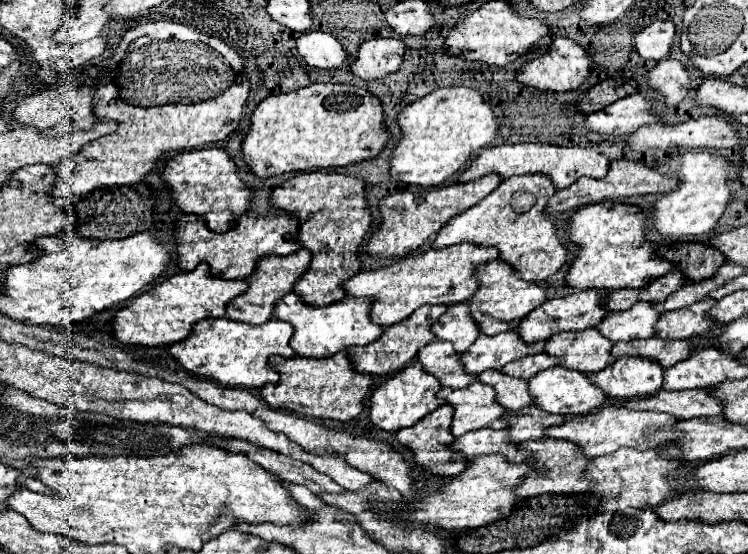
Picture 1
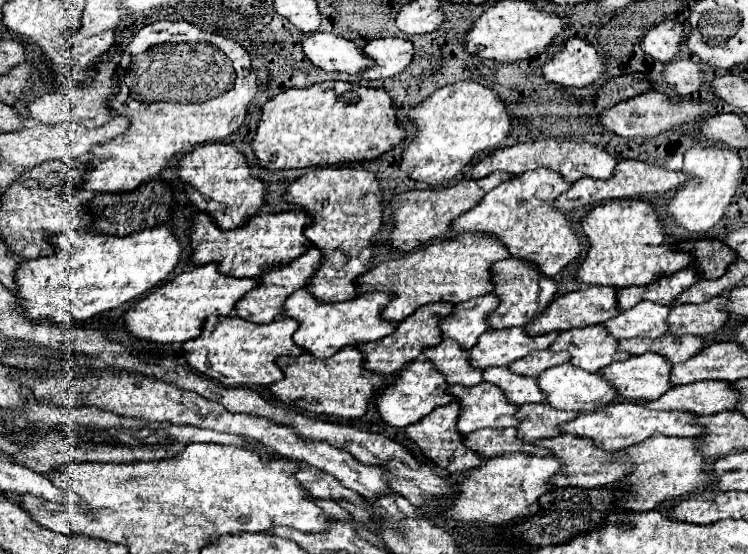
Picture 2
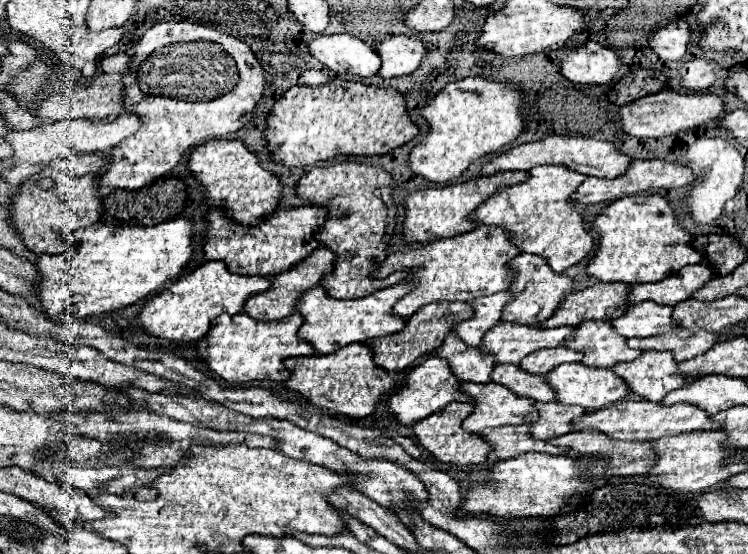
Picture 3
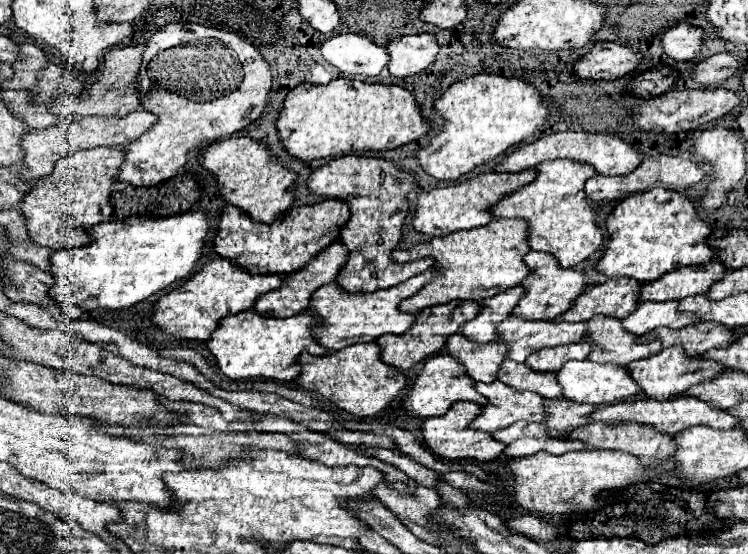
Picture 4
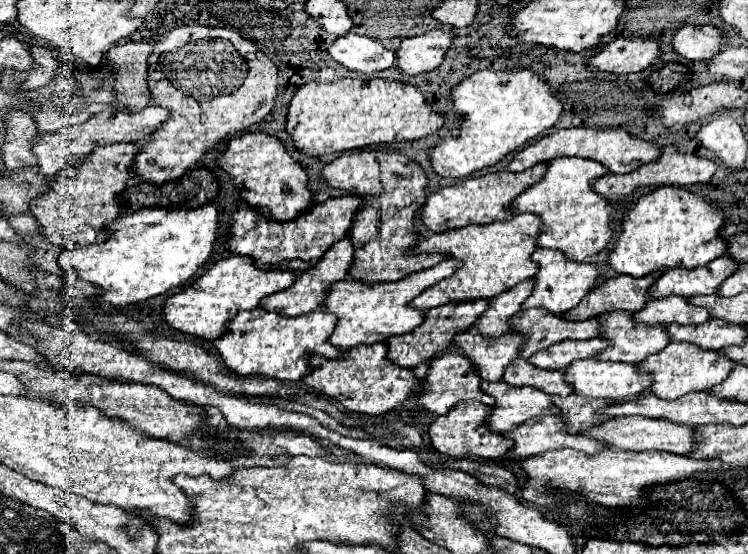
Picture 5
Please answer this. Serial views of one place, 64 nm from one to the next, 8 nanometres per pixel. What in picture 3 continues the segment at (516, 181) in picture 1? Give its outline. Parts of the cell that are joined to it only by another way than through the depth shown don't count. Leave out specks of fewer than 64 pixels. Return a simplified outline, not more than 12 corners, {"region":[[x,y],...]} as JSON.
{"region":[[562,164],[496,192],[472,218],[510,230],[554,272],[594,238],[572,204],[584,174]]}

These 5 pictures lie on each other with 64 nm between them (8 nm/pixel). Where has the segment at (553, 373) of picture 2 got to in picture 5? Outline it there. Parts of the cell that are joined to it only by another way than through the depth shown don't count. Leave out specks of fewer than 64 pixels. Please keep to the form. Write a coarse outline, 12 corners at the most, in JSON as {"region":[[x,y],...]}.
{"region":[[576,360],[566,380],[576,394],[624,400],[646,392],[638,364]]}

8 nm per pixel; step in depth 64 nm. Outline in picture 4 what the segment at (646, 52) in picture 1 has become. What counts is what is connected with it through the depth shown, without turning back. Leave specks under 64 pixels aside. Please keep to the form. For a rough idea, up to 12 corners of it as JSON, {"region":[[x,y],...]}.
{"region":[[682,22],[664,34],[670,58],[690,62],[704,50],[704,30]]}

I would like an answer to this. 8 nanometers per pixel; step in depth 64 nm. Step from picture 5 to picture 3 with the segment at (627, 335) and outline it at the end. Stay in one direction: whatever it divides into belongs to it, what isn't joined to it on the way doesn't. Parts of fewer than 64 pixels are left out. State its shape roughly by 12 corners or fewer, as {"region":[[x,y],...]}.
{"region":[[586,320],[568,348],[612,368],[642,354],[608,320]]}

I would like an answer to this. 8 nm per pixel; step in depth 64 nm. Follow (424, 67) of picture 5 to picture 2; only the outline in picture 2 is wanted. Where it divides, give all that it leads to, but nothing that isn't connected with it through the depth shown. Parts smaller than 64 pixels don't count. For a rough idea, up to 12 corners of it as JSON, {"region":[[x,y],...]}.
{"region":[[380,38],[364,46],[376,68],[364,78],[378,80],[404,72],[414,44]]}

